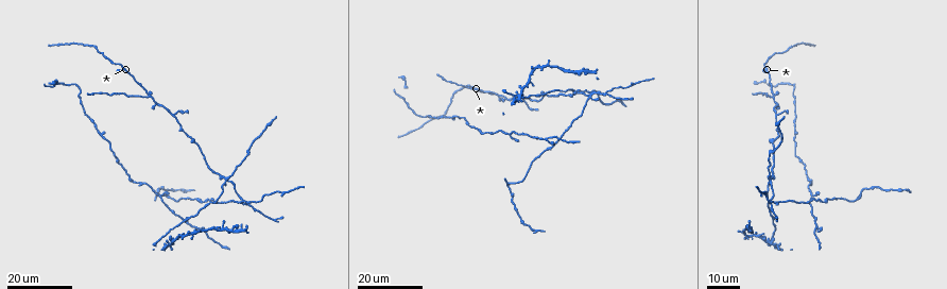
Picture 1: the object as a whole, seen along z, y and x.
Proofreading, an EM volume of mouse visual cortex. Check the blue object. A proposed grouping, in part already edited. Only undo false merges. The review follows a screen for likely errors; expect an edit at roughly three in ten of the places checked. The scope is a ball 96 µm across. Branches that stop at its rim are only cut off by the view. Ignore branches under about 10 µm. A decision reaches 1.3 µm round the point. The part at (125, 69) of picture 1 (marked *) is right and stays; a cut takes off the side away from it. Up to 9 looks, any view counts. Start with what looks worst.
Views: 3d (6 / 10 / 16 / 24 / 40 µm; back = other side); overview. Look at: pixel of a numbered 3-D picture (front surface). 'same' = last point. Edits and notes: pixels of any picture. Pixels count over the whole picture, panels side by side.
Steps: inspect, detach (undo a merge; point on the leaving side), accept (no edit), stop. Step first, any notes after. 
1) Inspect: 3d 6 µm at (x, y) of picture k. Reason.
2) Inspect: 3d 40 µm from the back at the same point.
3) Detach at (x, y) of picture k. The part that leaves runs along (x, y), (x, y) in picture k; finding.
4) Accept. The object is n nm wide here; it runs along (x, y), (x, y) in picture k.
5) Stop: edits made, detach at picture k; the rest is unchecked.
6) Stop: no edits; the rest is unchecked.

Inspect: 3d 24 µm at (148, 96) of picture 1. Four-way junction.

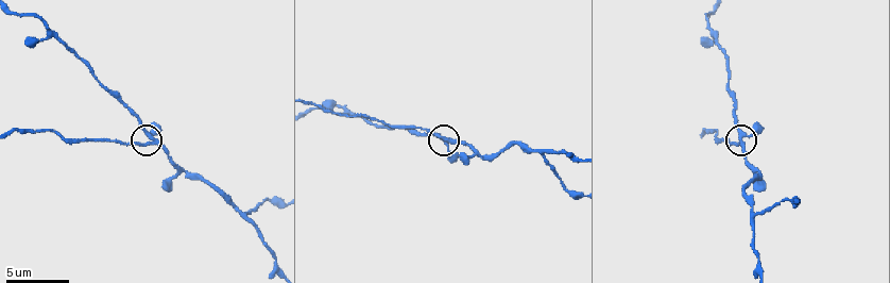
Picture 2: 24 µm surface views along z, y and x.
Inspect: 3d 10 µm at (450, 140) of picture 2.

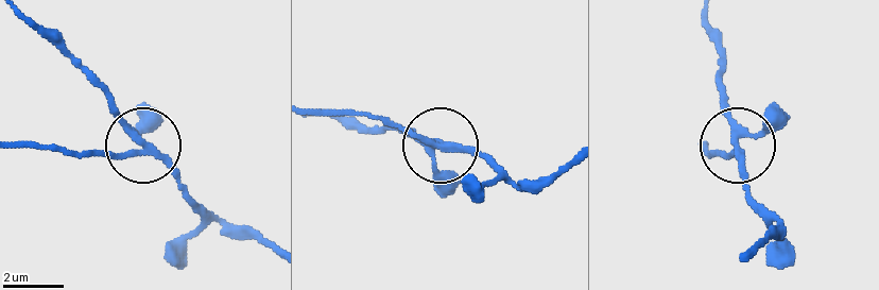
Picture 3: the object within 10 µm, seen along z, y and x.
Detach at (114, 154) of picture 3. The side arm is 23 µm long; the part that leaves runs along (151, 153), (17, 146) in picture 3; a second cell is stuck on.

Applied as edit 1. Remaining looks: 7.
Inspect: 3d 24 µm at (225, 181) of picture 1. Four-way junction.

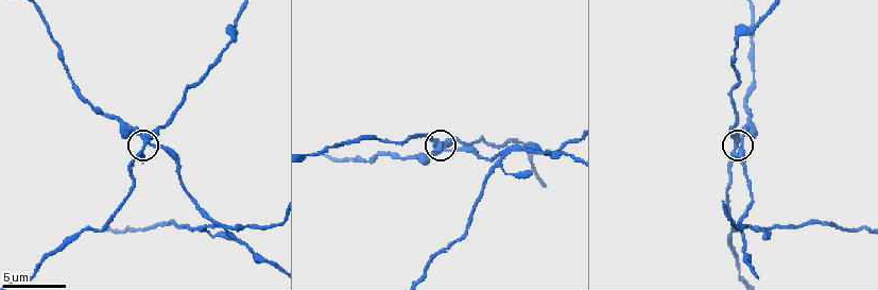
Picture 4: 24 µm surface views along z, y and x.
Inspect: 3d 10 µm at (149, 141) of picture 4. Zoom in.

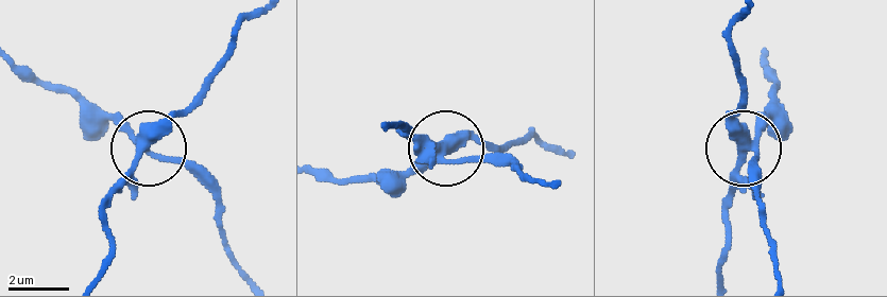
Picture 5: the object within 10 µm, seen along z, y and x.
Detach at (118, 184) of picture 5. The part that leaves runs along (142, 146), (109, 205), (104, 227), (112, 250), (99, 273) in picture 5; two cells meet here.

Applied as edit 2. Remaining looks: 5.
Inspect: overview.

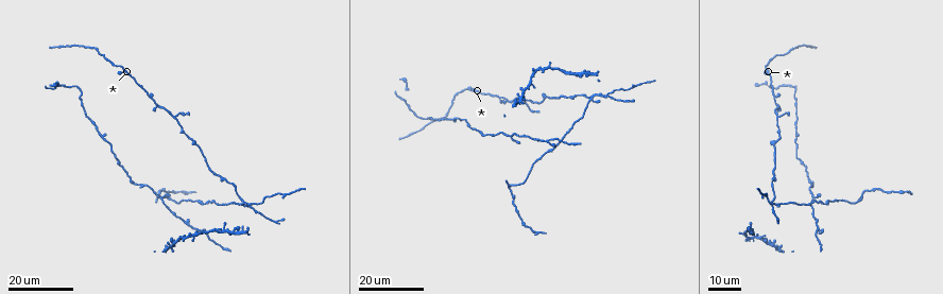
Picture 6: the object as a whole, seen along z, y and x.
Inspect: 3d 24 µm at (186, 225) of picture 6.

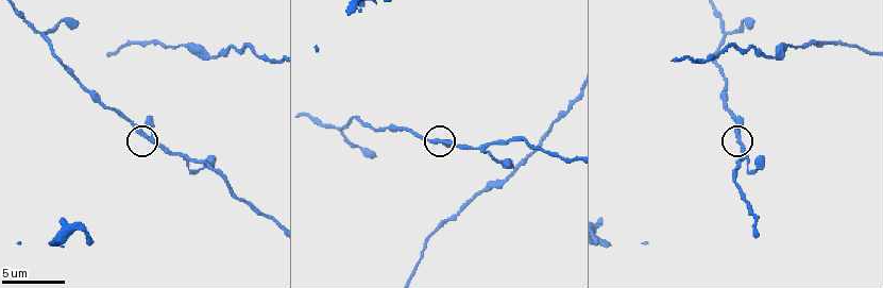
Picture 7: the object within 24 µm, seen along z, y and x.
Inspect: 3d 6 µm at (142, 132) of picture 7.

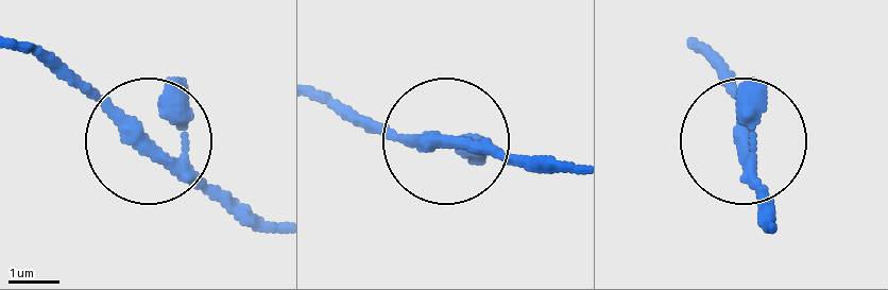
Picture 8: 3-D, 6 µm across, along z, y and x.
Accept. The object is 240 nm wide here; continuous, no second cell.

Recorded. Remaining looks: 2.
Inspect: 3d 16 µm at (324, 156) of picture 4. Sudden change in width.

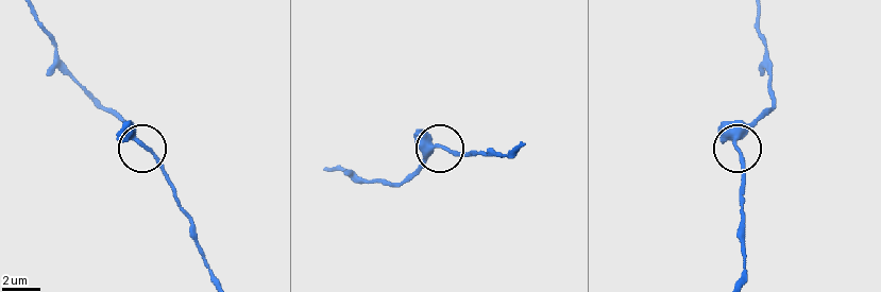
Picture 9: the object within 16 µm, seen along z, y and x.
Accept. It runs along (760, 21), (773, 106), (738, 144), (741, 181) in picture 9; one cell here.

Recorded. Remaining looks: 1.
Stop: edits made, detach at picture 3, detach at picture 5; the rest is unchecked.

